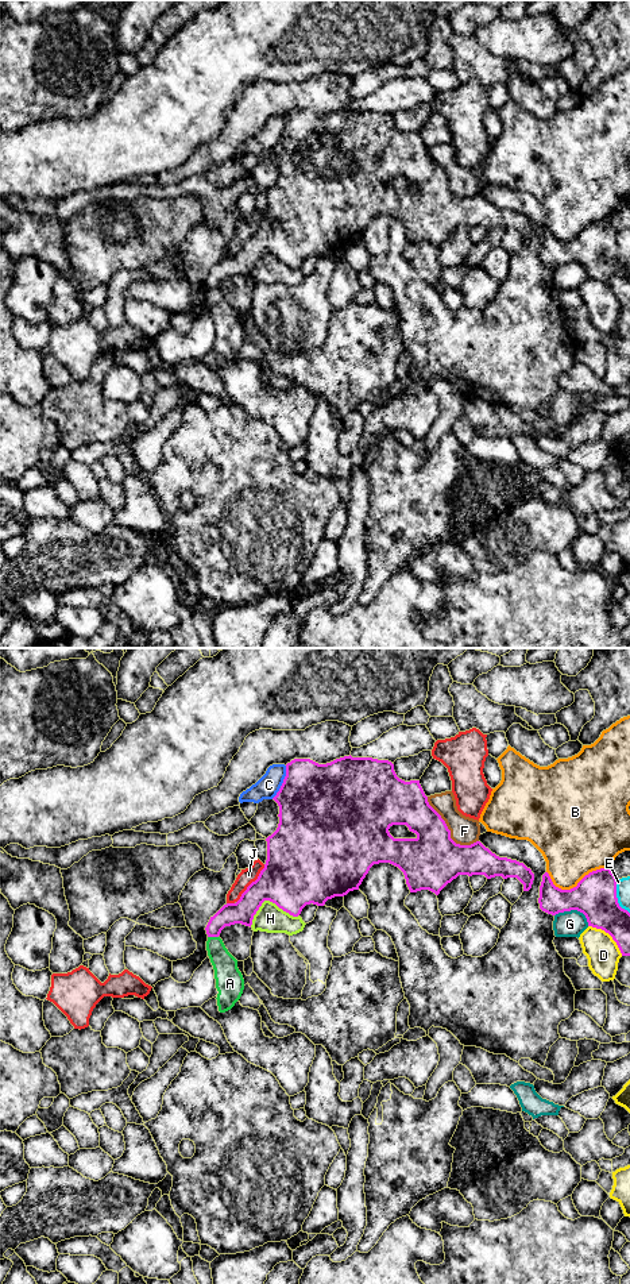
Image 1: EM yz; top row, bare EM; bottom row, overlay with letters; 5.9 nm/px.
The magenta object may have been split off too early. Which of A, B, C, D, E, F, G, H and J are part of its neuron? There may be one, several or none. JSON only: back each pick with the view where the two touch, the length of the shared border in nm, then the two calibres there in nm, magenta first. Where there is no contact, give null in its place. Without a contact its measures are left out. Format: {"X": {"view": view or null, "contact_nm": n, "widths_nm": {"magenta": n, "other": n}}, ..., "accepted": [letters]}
{"accepted": []}

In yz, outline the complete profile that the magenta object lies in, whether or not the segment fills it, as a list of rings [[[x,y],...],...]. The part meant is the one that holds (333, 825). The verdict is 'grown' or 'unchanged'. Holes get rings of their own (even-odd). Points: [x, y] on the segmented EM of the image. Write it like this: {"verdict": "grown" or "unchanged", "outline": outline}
{"verdict": "unchanged", "outline": [[[349,755],[326,764],[318,764],[310,759],[294,759],[286,764],[286,776],[273,799],[279,806],[279,824],[277,830],[266,838],[267,860],[264,868],[236,903],[224,905],[210,917],[205,928],[208,937],[219,937],[225,926],[235,924],[251,928],[254,915],[264,901],[275,903],[293,917],[298,917],[306,905],[324,906],[328,899],[359,890],[370,868],[379,863],[398,867],[405,875],[410,892],[429,890],[438,895],[459,875],[484,875],[487,879],[495,876],[517,878],[523,884],[523,891],[529,891],[534,880],[534,874],[523,863],[499,857],[480,841],[471,845],[456,844],[451,838],[451,830],[445,821],[429,805],[420,780],[405,782],[399,779],[394,764],[389,760]],[[393,825],[406,825],[417,837],[394,838],[389,832]]]}

